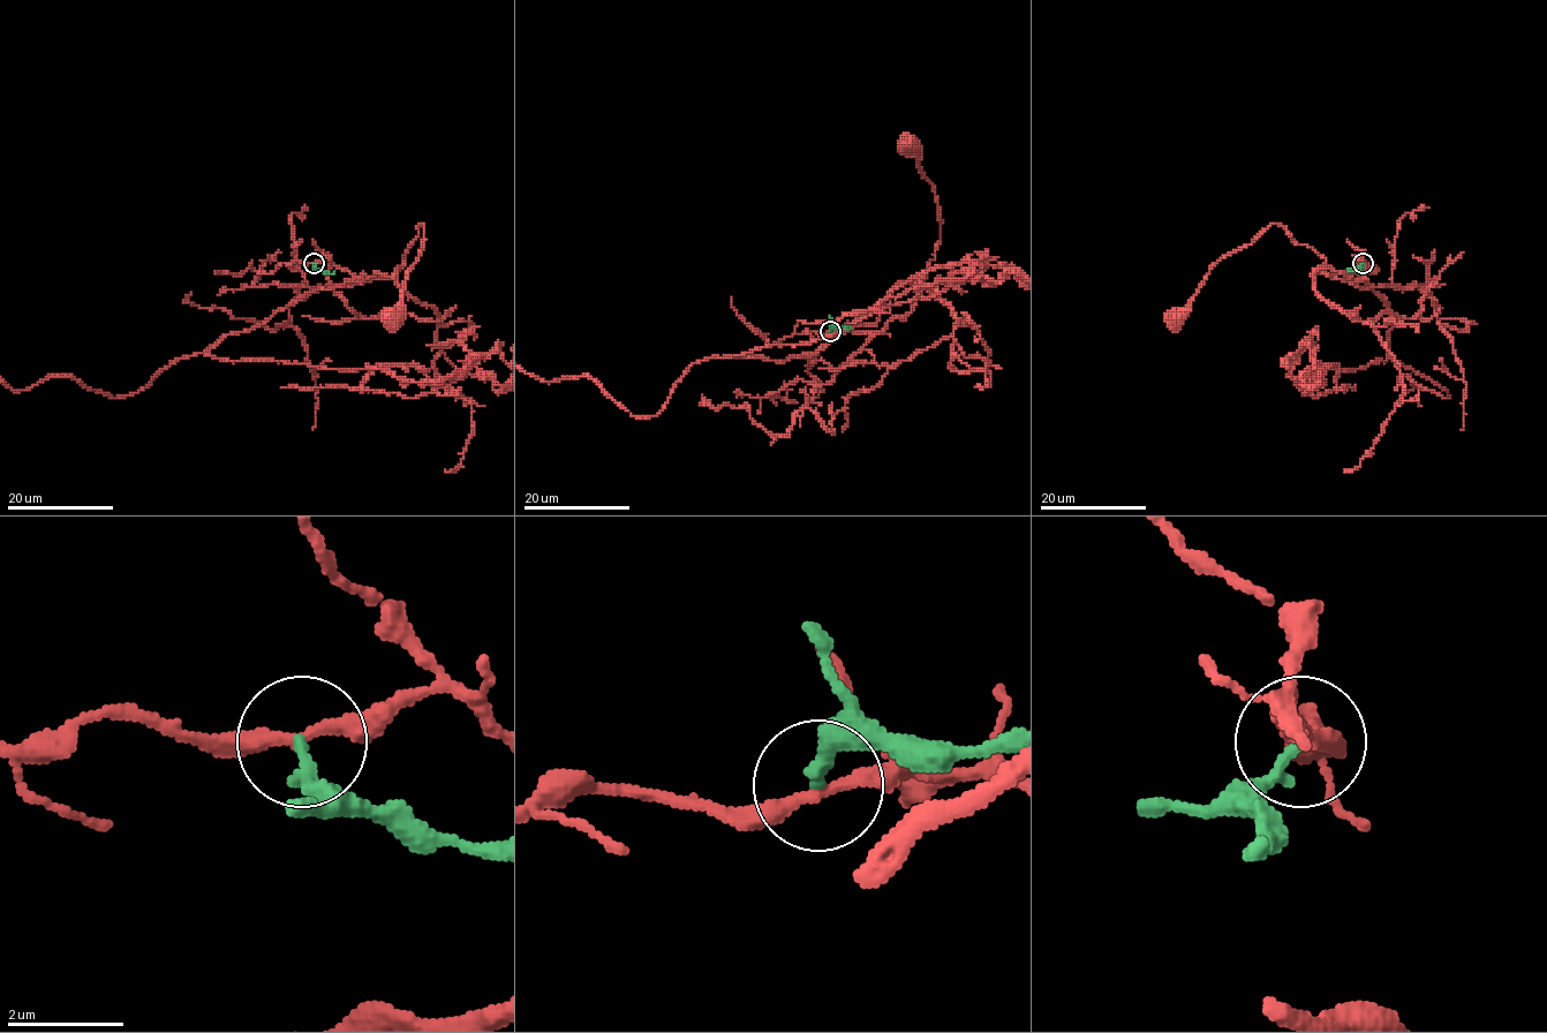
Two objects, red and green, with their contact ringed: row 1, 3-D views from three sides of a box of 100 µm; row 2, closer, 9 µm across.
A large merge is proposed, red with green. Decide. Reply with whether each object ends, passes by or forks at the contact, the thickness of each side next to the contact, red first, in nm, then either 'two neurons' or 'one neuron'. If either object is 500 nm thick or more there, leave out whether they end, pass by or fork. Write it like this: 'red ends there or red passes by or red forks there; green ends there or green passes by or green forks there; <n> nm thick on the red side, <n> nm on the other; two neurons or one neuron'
red passes by; green ends there; 240 nm thick on the red side, 240 nm on the other; two neurons

